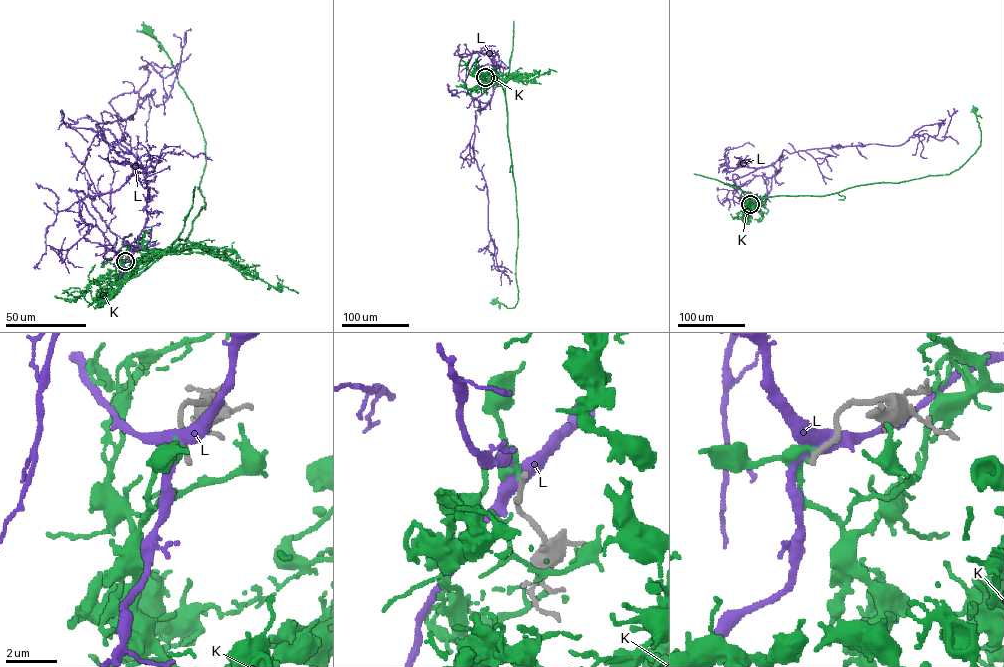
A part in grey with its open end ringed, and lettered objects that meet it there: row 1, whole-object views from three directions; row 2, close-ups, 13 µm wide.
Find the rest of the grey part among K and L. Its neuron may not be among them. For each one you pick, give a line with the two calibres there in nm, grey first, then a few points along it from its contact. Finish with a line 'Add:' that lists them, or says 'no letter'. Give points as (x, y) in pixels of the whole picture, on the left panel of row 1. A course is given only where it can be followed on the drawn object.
Add: no letter

